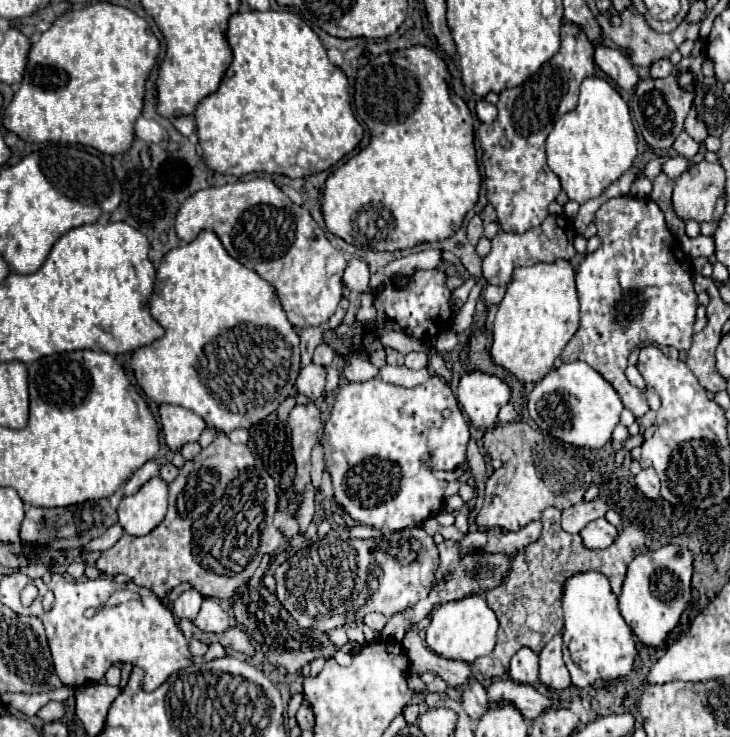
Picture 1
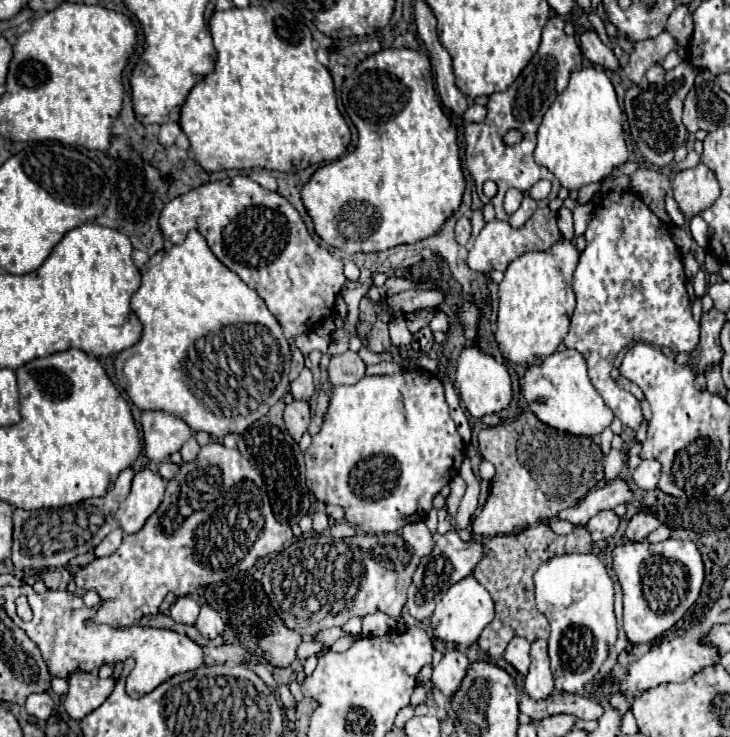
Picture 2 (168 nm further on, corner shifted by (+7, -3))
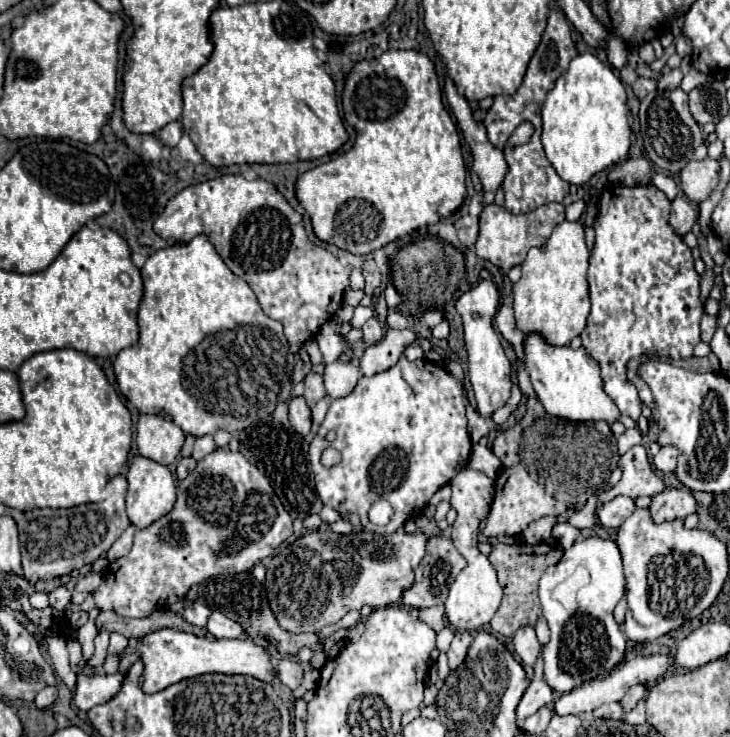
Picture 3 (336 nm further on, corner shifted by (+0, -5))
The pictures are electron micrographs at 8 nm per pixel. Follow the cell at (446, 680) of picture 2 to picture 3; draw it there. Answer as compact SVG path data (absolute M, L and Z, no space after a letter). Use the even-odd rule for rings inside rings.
M455 633L455 639L447 651L447 657L449 657L449 667L451 671L455 671L467 657L467 651L471 647L471 641L473 641L473 635L471 633Z

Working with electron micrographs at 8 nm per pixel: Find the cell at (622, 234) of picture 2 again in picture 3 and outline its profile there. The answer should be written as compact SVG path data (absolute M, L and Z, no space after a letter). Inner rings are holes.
M607 185L601 193L599 215L593 225L595 247L587 273L591 313L581 341L601 365L605 393L633 421L641 417L641 401L635 385L625 375L627 361L643 353L673 361L689 359L701 341L701 277L693 269L691 249L669 225L669 209L671 201L655 185Z

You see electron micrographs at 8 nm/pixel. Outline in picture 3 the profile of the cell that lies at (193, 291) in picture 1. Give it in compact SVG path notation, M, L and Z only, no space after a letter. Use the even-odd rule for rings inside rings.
M197 235L189 243L179 243L179 245L173 245L173 247L165 247L161 251L155 251L147 259L147 263L143 265L141 275L143 275L143 283L145 283L145 295L143 295L141 305L139 305L139 333L141 333L141 337L139 337L137 345L133 345L129 349L123 349L117 355L115 363L113 363L115 377L117 377L117 383L119 383L121 393L127 397L127 401L131 405L135 405L139 409L139 413L161 415L161 417L173 421L175 425L179 425L187 435L201 437L201 435L213 435L219 429L229 431L229 433L243 431L249 425L255 425L263 417L271 415L275 411L277 403L291 399L293 383L291 383L289 375L285 373L289 343L287 343L287 339L283 335L283 325L279 325L277 321L269 319L263 313L263 309L261 309L261 305L259 305L253 289L241 277L237 277L235 273L231 273L231 269L219 257L219 253L215 251L215 247L207 239L207 235Z

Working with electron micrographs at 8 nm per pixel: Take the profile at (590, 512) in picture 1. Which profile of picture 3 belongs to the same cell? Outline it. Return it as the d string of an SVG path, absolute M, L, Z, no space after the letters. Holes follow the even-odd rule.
M631 447L621 457L621 469L623 469L621 481L615 487L611 487L609 491L603 491L603 493L597 495L597 507L609 503L617 495L637 499L641 495L653 497L653 495L665 491L665 481L661 477L657 477L657 473L653 471L653 467L647 459L645 447Z

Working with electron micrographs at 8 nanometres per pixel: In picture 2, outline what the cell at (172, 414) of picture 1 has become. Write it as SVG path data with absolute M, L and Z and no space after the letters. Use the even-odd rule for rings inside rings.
M144 411L140 425L144 437L144 455L154 463L162 463L174 451L180 451L180 447L192 437L190 427L182 419L164 411Z

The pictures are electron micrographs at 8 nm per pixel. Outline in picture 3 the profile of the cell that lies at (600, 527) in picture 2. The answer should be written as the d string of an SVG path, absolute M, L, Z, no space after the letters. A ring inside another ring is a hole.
M615 497L597 511L597 519L605 529L619 529L623 521L635 511L635 503L629 497Z

